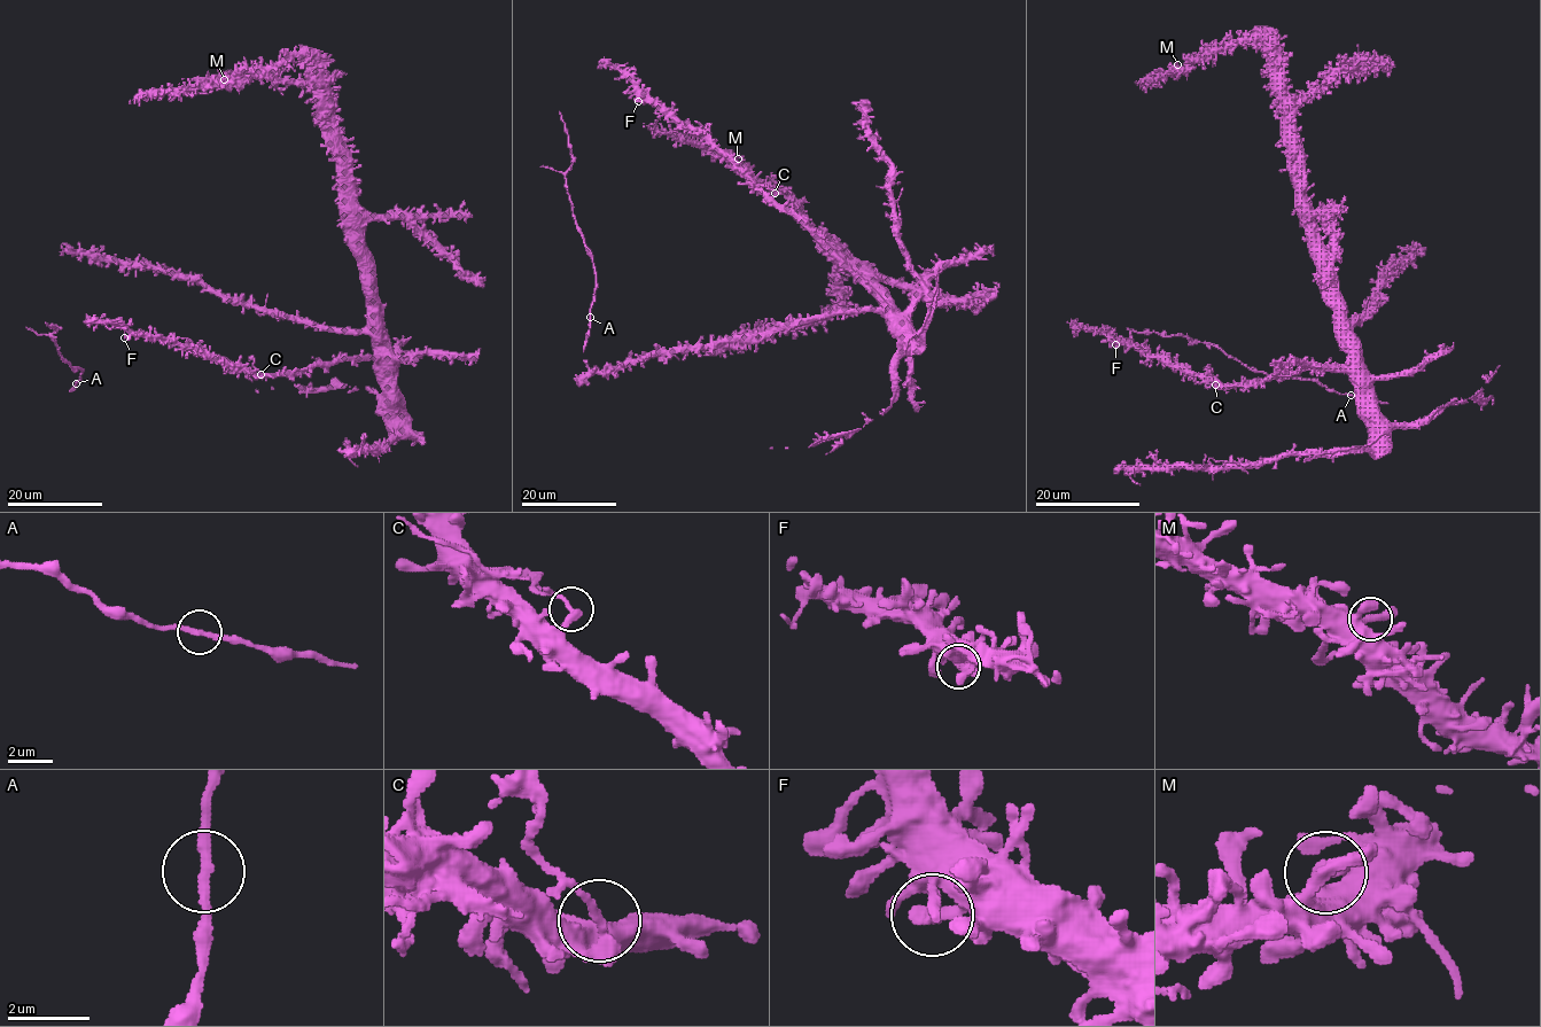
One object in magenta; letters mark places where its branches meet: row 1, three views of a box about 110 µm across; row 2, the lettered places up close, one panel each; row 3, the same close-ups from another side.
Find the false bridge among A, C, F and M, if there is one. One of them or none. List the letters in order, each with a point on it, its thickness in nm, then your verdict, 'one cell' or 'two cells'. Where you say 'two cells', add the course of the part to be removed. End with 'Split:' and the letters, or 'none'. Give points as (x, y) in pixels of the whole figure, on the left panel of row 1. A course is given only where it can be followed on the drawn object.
A: at (76, 383); 240 nm thick; one cell
C: at (261, 374); 240 nm thick; two cells; foreign part runs (261, 373), (249, 357)
F: at (124, 337); 240 nm thick; one cell
M: at (224, 79); 280 nm thick; one cell
Split: C

